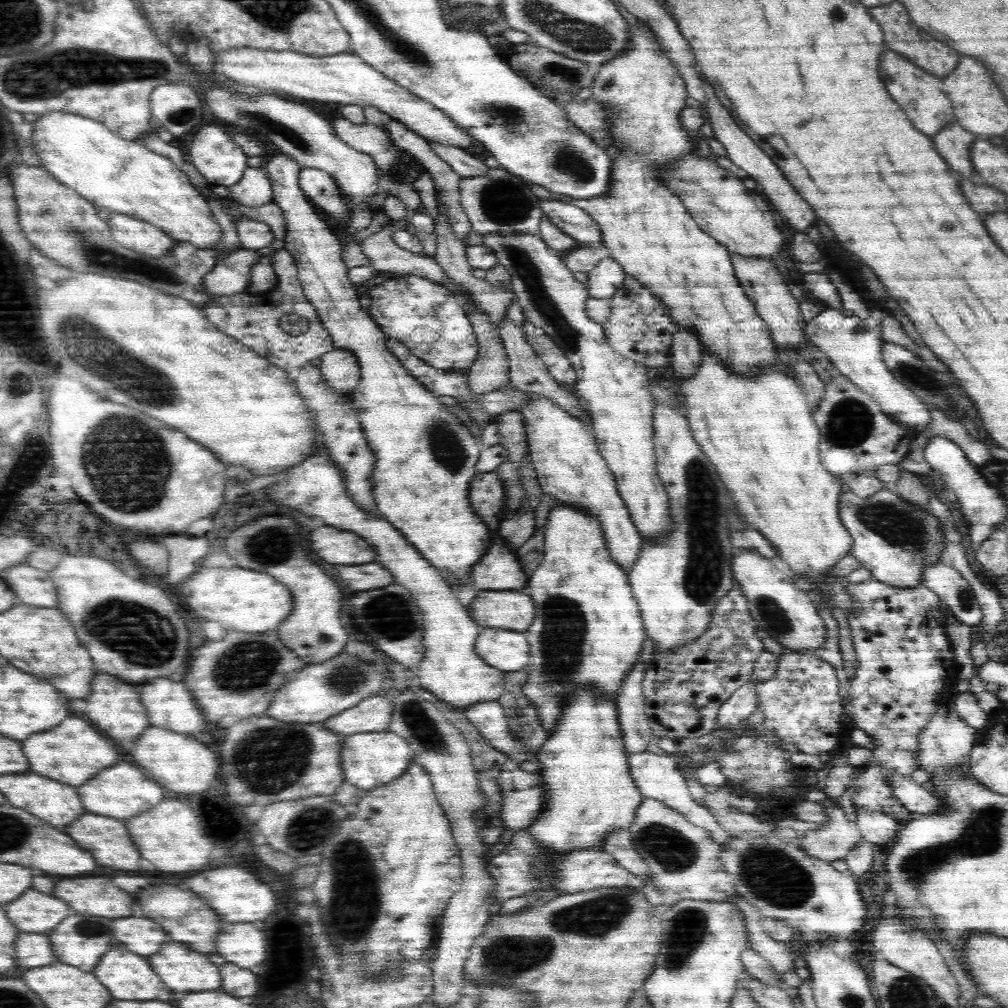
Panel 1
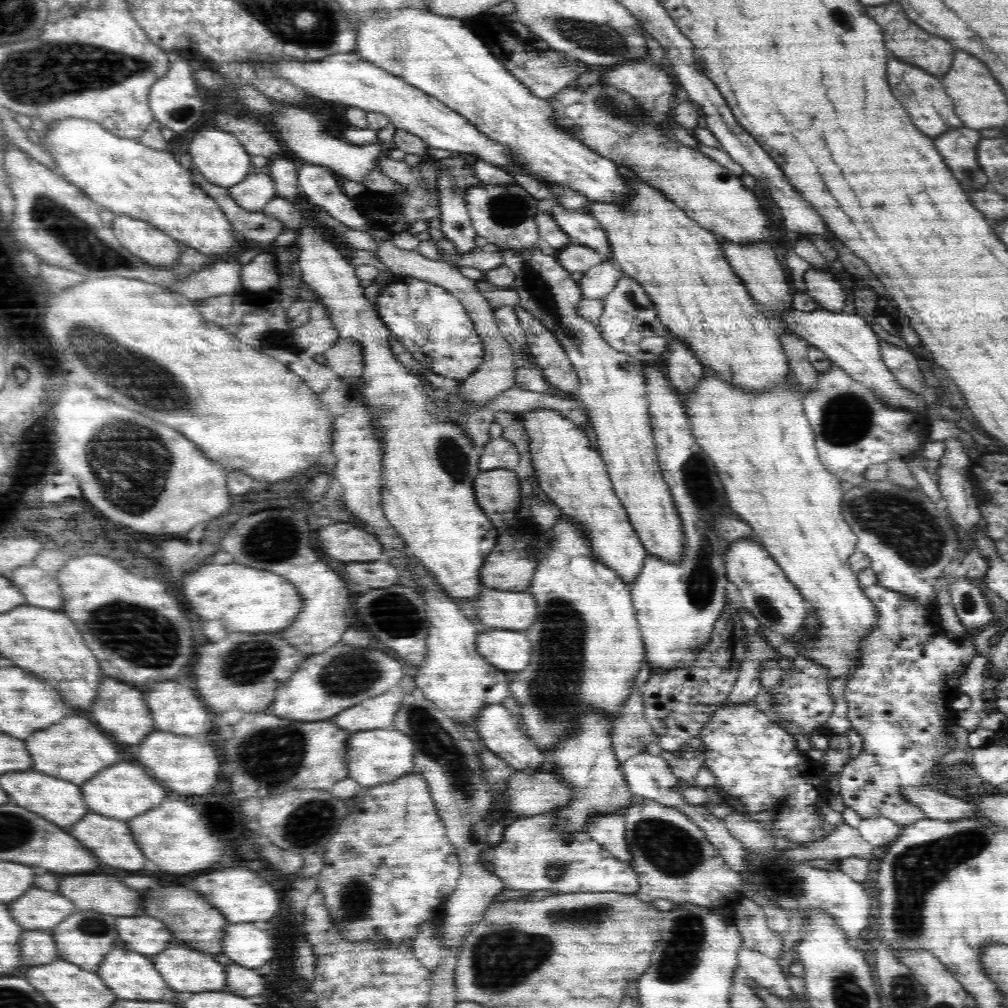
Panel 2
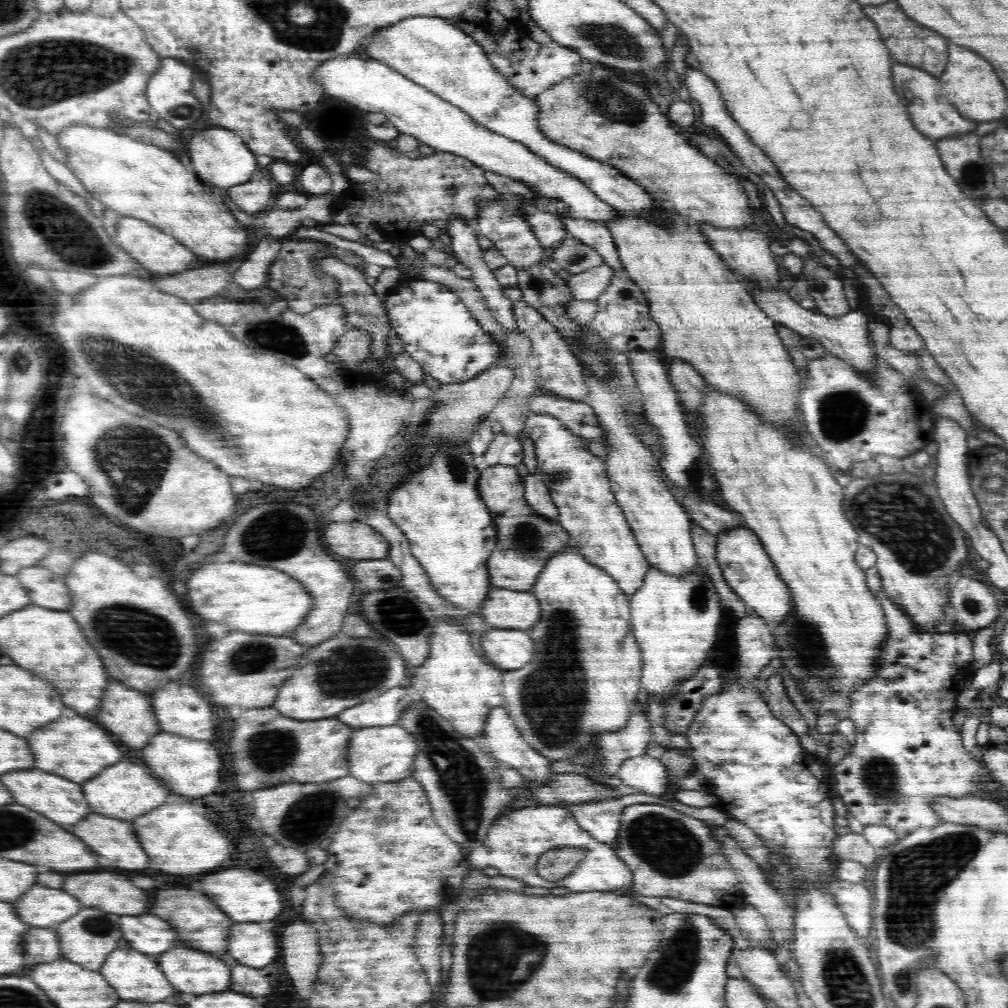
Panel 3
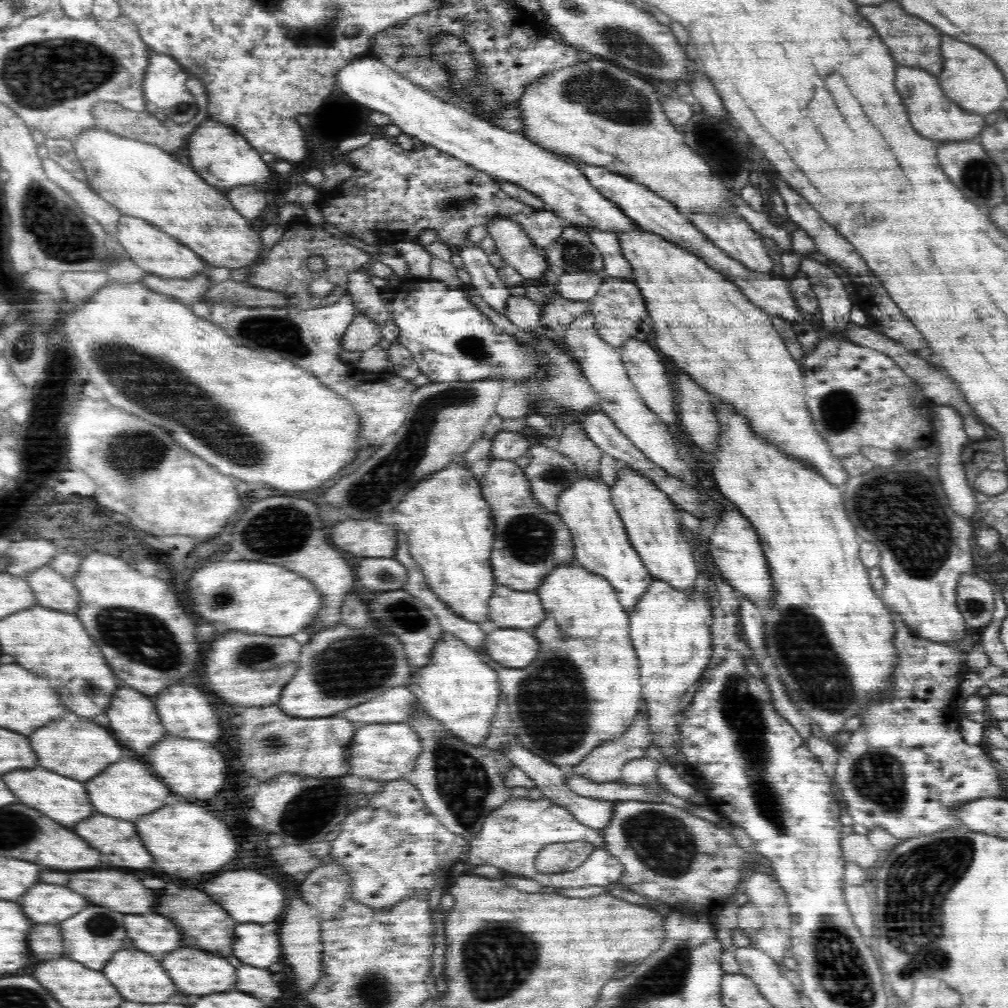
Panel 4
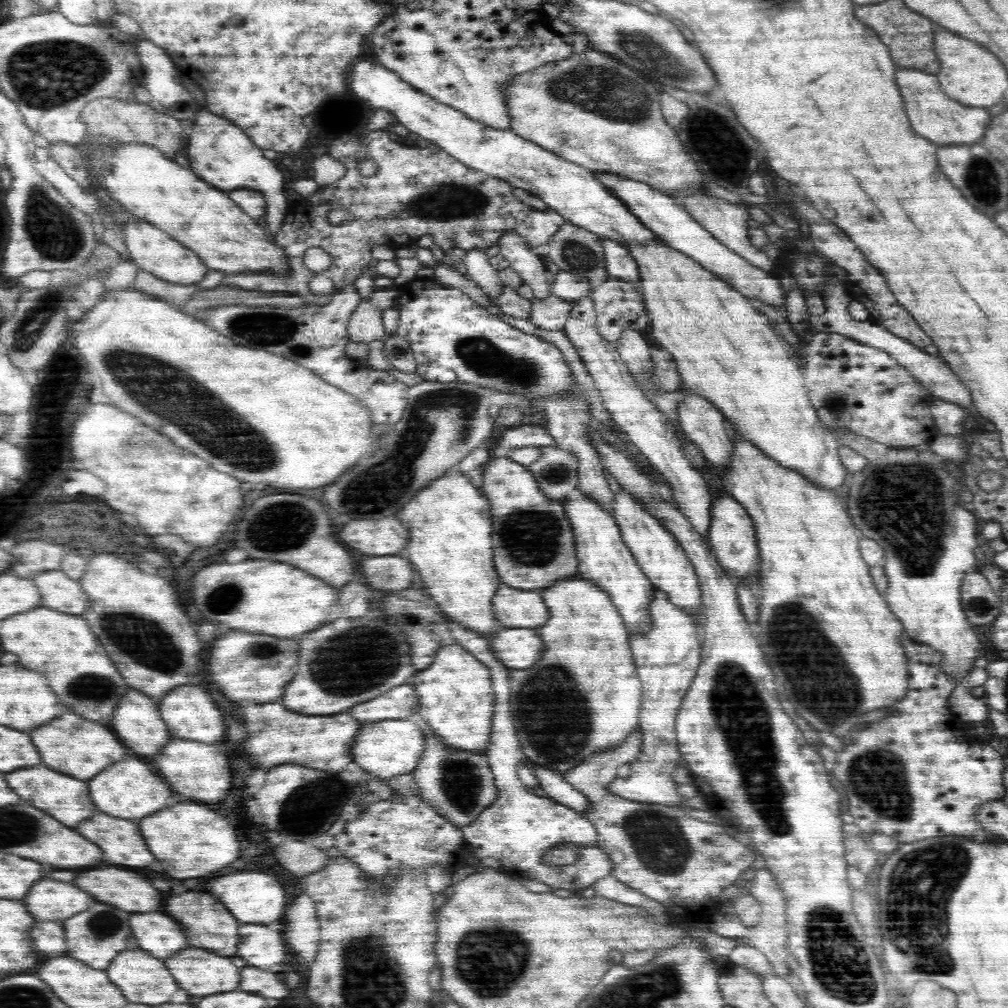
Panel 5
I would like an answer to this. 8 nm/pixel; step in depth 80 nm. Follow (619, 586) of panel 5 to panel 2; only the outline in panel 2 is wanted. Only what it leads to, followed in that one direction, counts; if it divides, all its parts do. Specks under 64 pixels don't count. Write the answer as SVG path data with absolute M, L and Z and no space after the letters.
M552 409L529 410L521 414L520 417L523 419L523 427L529 439L529 449L532 454L531 461L540 490L546 493L556 506L560 507L561 516L567 522L575 524L581 530L581 536L587 540L589 552L591 552L593 558L616 571L618 579L625 586L632 586L639 578L639 572L644 568L648 553L640 542L640 537L633 530L624 505L613 491L604 459L592 445L585 430Z

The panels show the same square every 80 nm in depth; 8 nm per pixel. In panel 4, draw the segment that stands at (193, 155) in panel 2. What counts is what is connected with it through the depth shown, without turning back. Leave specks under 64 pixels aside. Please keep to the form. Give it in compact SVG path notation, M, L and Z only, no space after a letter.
M208 117L200 122L200 128L190 136L188 152L190 166L196 170L200 178L216 188L232 188L242 184L266 184L272 180L272 172L266 162L262 162L260 152L246 142L240 134L228 128L229 125Z

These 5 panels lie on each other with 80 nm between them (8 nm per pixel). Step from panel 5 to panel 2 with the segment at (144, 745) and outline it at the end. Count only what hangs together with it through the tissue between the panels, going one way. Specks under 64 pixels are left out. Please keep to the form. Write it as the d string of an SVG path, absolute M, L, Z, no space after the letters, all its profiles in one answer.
M104 678L104 688L102 686L99 688L100 692L98 692L96 700L92 702L92 710L90 710L92 722L96 722L100 728L104 728L104 732L108 732L108 736L112 736L112 740L116 740L116 742L142 743L144 738L154 730L155 720L152 718L147 701L140 694L140 690L134 690L112 678Z

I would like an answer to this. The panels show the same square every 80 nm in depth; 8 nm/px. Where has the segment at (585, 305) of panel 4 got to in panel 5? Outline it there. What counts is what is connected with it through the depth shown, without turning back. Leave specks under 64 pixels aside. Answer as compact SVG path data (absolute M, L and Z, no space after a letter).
M550 270L546 272L546 281L550 287L548 298L543 300L532 300L532 311L530 321L536 327L548 331L563 331L569 314L573 310L573 302L558 298L553 293L553 283L556 274Z

